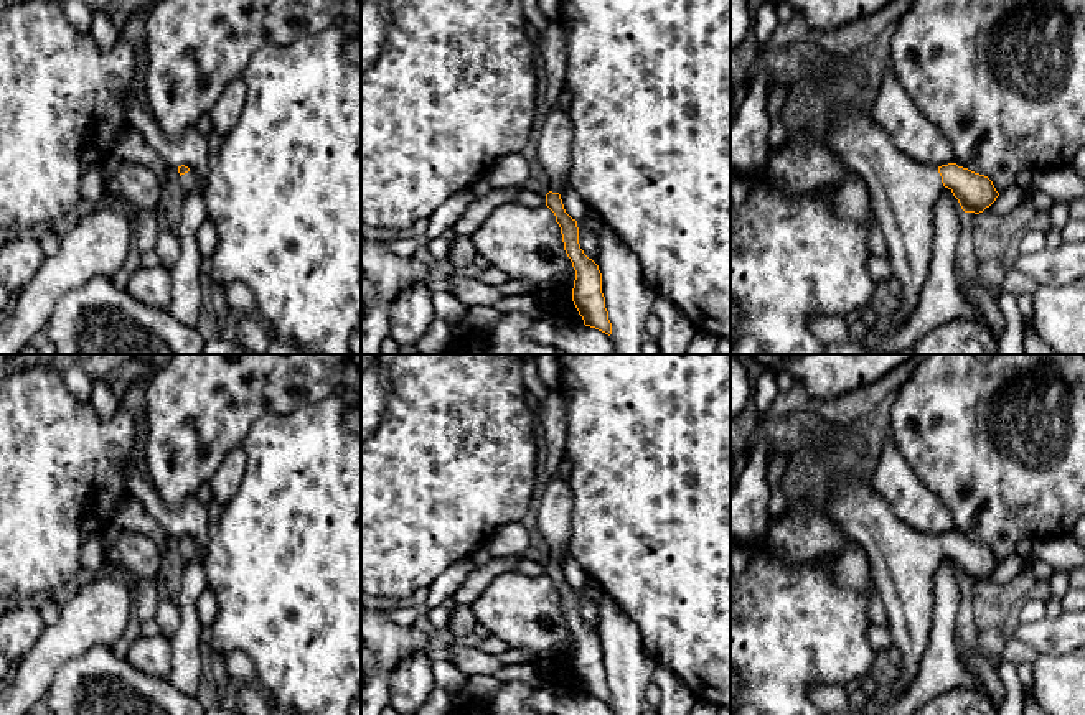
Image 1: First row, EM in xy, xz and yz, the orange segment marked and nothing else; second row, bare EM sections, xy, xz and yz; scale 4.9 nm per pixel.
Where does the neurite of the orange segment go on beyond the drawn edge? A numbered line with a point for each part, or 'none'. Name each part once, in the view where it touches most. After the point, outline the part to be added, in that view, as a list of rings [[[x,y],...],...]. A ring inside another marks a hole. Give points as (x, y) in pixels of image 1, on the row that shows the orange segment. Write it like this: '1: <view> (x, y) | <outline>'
1: yz (902, 191) | [[[831,100],[829,122],[826,143],[864,181],[902,288],[889,325],[869,329],[864,338],[864,354],[874,354],[879,343],[909,325],[918,306],[932,262],[933,206],[945,186],[938,166],[914,161],[862,112]]]

